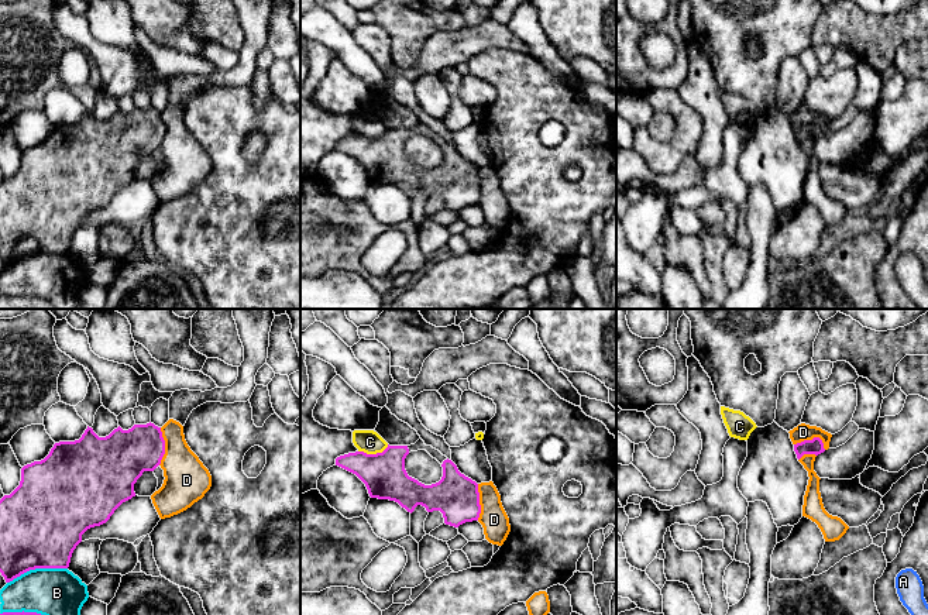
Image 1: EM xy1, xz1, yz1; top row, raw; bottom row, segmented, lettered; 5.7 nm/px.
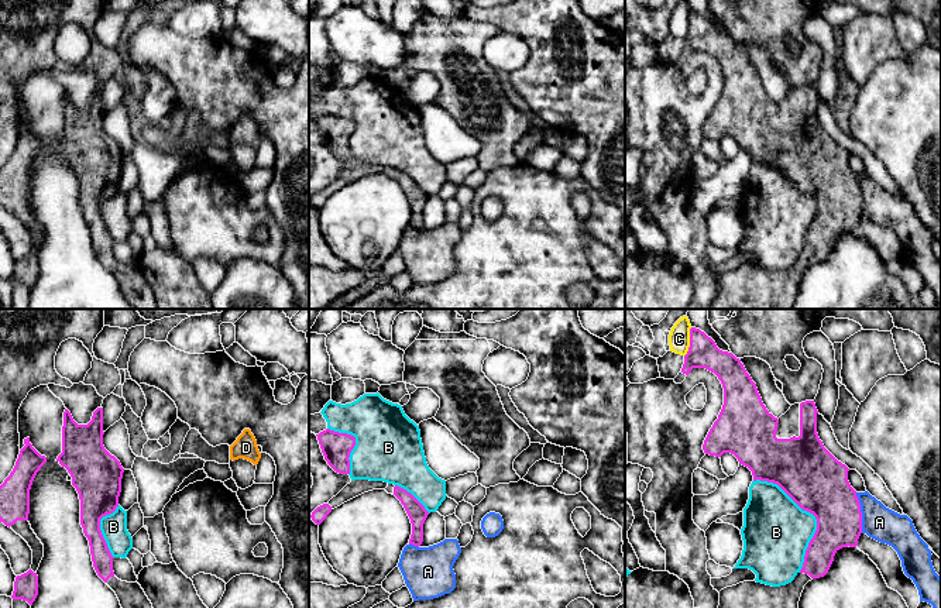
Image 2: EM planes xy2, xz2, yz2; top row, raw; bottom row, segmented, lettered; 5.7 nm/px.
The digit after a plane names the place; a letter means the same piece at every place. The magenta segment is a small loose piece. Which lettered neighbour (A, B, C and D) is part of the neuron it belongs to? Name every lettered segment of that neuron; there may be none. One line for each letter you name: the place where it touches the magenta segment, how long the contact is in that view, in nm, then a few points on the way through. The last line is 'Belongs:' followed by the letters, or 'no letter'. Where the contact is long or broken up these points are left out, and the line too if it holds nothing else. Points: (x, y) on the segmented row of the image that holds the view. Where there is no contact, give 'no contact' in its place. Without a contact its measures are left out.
Belongs: no letter

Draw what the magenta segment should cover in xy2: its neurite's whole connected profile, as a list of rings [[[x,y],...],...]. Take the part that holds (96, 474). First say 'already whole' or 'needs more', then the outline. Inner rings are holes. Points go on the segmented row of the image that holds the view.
needs more; [[[103,408],[93,412],[87,425],[78,425],[71,412],[63,412],[62,426],[62,453],[56,461],[68,470],[72,477],[72,485],[76,488],[80,499],[80,525],[89,540],[93,567],[97,576],[116,592],[121,608],[152,608],[138,583],[121,581],[113,571],[113,556],[100,530],[100,519],[110,515],[119,506],[121,492],[121,478],[124,468],[120,461],[111,456],[103,446]]]

